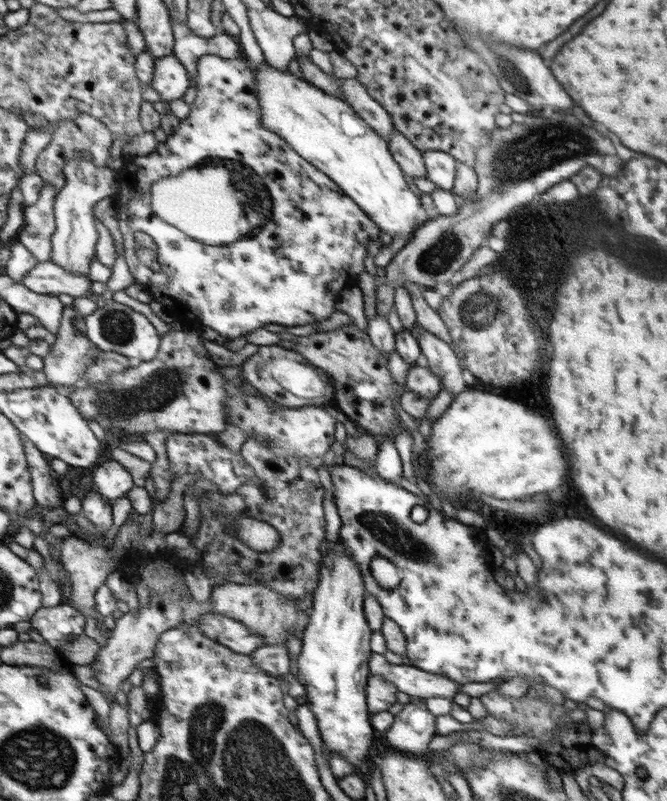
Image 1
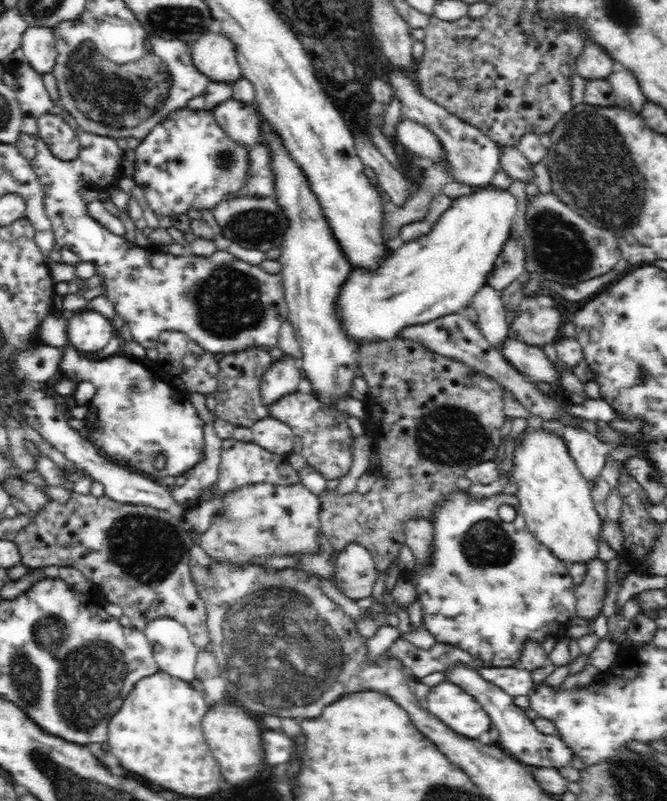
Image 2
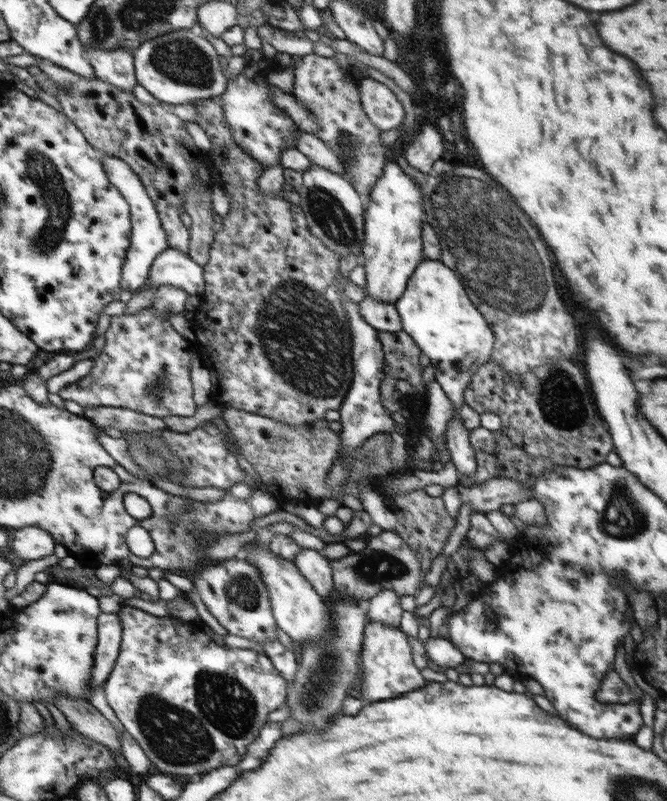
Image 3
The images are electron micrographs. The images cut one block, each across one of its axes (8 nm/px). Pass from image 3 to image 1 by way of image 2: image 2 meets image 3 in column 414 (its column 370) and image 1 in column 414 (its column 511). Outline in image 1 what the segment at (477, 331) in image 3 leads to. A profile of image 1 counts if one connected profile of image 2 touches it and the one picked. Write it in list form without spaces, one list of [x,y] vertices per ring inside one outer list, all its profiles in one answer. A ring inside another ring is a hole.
[[[268,62],[254,73],[258,79],[264,125],[286,138],[298,153],[332,177],[382,232],[392,238],[412,239],[416,216],[422,212],[421,200],[408,188],[402,169],[388,152],[386,140],[358,116],[348,101],[328,94],[306,78],[277,70]]]

